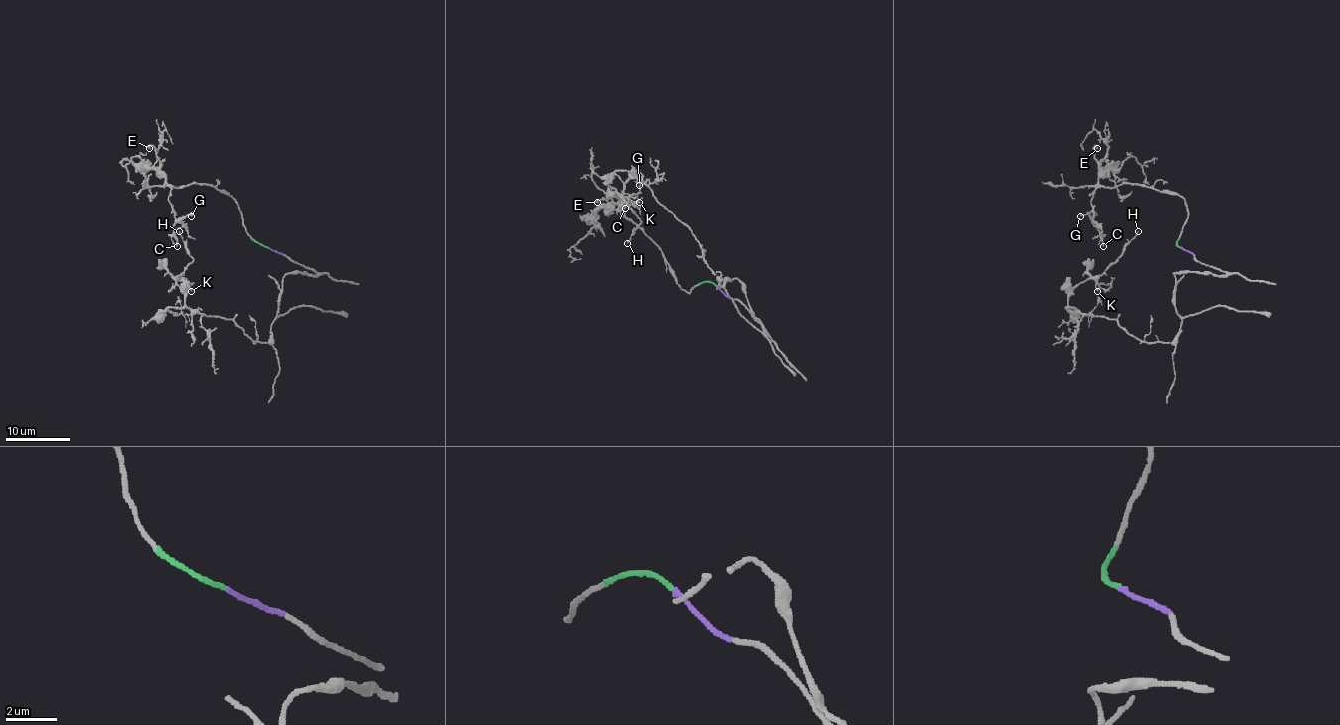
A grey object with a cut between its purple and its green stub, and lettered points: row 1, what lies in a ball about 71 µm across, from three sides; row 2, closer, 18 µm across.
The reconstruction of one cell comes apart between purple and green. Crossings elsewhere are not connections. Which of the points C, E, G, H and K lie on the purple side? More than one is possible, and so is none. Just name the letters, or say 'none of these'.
H, K

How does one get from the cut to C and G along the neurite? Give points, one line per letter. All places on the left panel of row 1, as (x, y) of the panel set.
C: (267, 247), (258, 243), (246, 232), (237, 201), (205, 184), (172, 187), (169, 195), (177, 247)
G: (267, 247), (246, 232), (238, 205), (211, 185), (172, 187), (169, 200), (177, 219), (192, 216)

